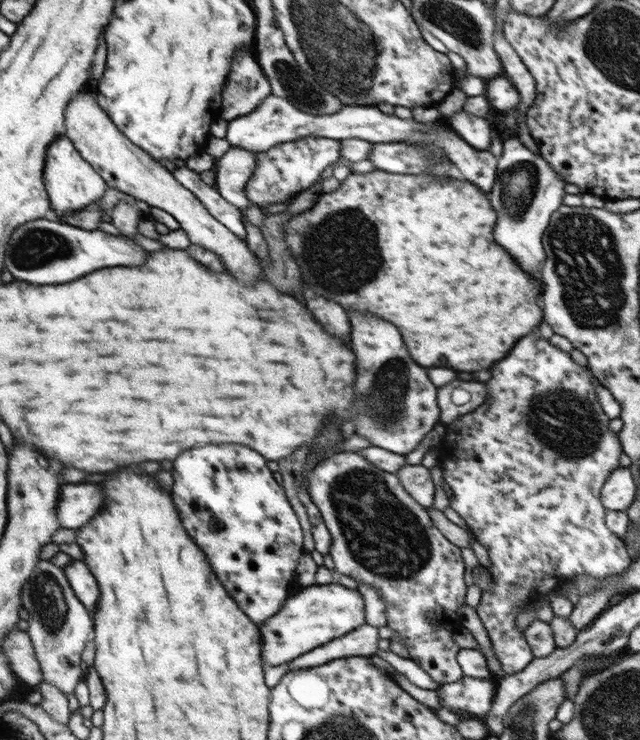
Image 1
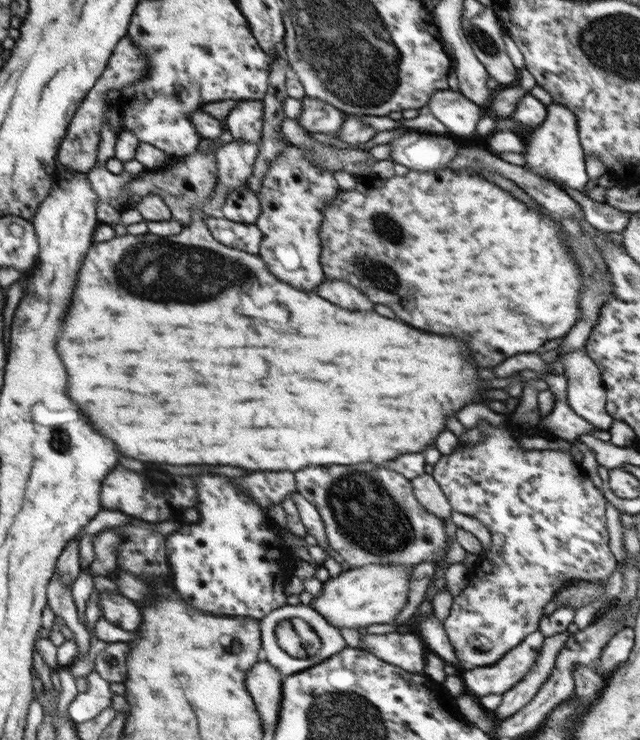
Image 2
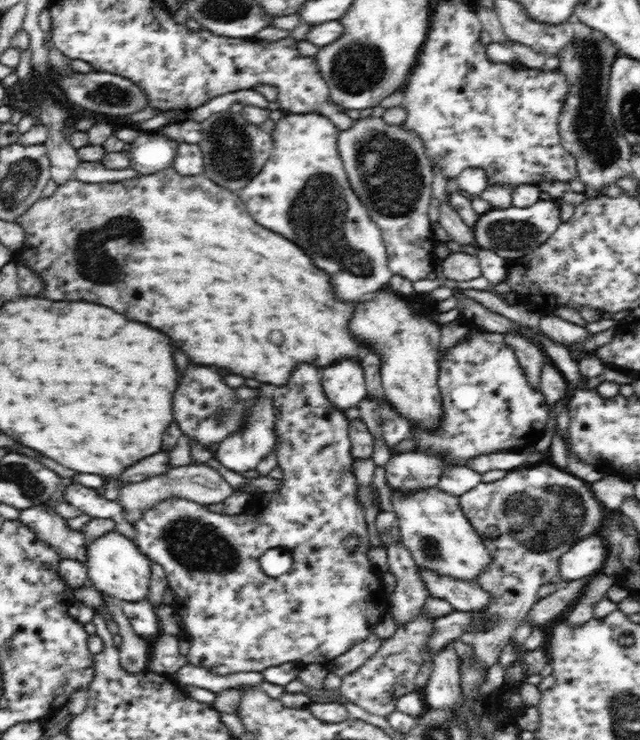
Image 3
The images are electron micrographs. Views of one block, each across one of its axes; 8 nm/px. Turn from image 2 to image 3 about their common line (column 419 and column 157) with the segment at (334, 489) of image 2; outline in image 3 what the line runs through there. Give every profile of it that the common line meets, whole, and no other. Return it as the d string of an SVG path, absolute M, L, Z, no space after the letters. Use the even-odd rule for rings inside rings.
M300 364L292 378L284 386L277 386L272 390L274 414L276 414L276 459L282 469L283 478L278 490L272 491L274 496L272 506L264 511L264 516L252 516L243 512L237 515L226 515L220 509L211 509L210 506L198 504L192 500L182 497L170 497L169 500L157 502L153 507L143 512L143 515L133 524L136 536L135 543L143 554L151 561L164 569L169 588L175 592L174 610L181 618L183 636L190 643L189 652L186 656L186 664L200 665L214 674L224 676L233 672L260 672L268 667L275 667L284 663L300 664L302 666L319 664L324 661L332 661L333 658L344 654L356 643L362 642L373 634L374 625L384 618L388 611L388 598L382 590L379 572L372 567L367 550L370 548L366 521L364 521L364 509L362 503L357 499L357 482L354 476L352 464L355 455L351 452L349 439L350 420L342 410L338 410L327 398L321 383L320 370L310 364ZM356 536L360 541L357 548L349 552L344 543L344 538ZM269 548L282 548L292 553L292 568L289 572L272 578L266 576L260 567L259 558Z

